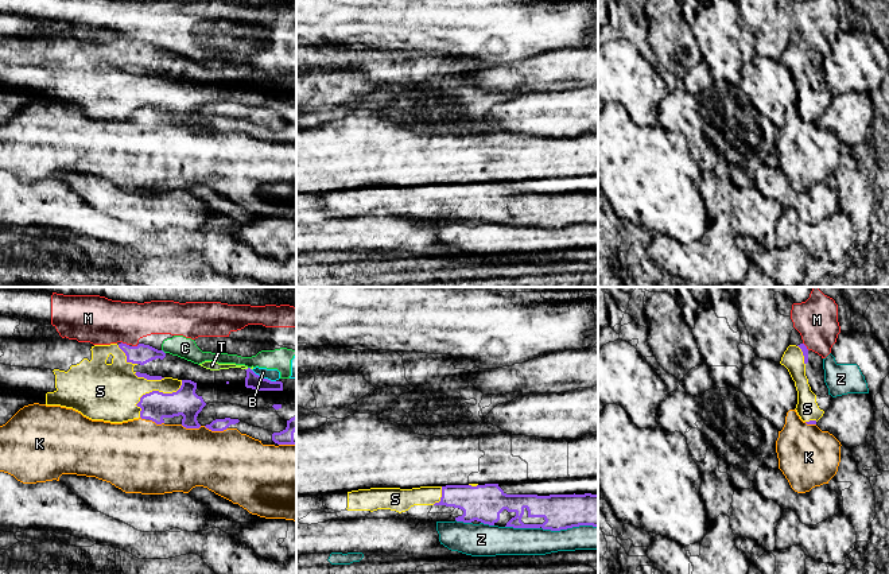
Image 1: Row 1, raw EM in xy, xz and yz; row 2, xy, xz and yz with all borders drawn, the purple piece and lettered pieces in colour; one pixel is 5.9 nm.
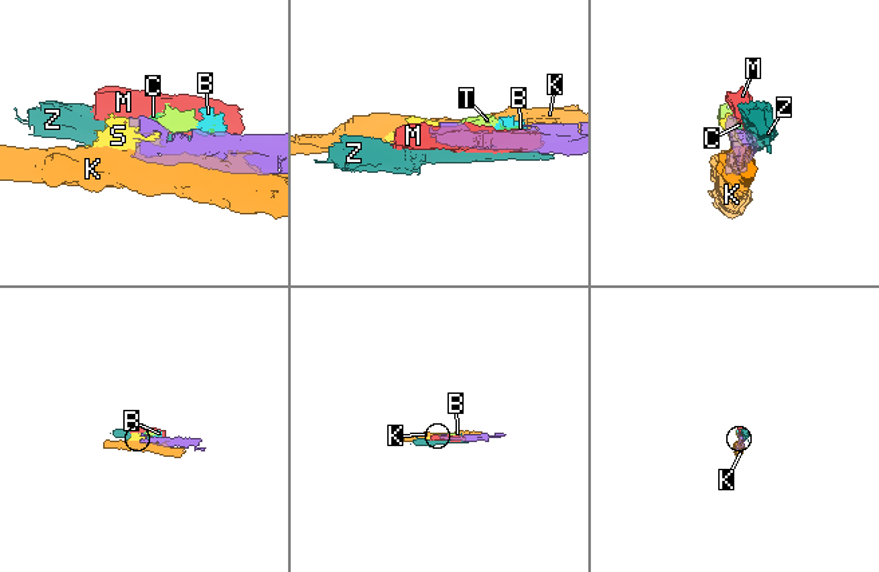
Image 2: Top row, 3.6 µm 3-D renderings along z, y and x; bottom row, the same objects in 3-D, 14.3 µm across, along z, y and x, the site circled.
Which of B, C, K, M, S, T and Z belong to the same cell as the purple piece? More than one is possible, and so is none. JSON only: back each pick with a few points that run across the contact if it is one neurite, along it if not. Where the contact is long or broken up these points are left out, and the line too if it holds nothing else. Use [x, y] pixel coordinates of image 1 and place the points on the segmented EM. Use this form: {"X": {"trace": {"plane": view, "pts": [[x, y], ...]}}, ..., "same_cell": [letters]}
{"same_cell": ["S"]}

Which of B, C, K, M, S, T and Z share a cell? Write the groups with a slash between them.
B C M T / K / S / Z

